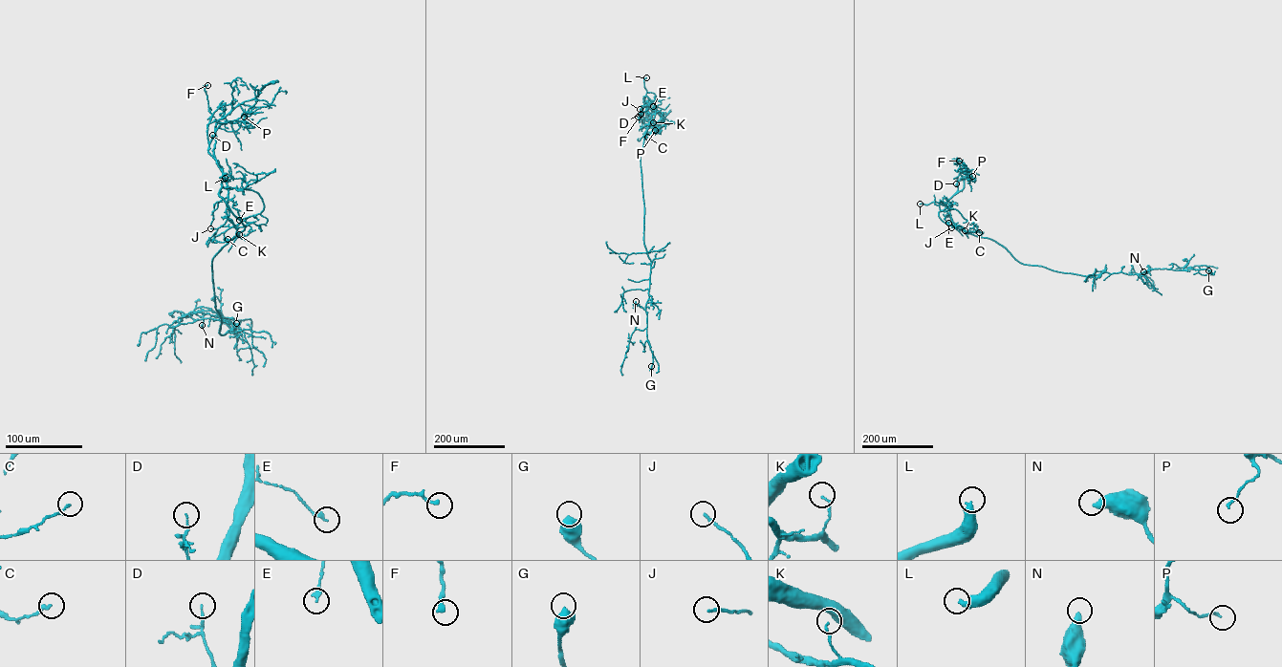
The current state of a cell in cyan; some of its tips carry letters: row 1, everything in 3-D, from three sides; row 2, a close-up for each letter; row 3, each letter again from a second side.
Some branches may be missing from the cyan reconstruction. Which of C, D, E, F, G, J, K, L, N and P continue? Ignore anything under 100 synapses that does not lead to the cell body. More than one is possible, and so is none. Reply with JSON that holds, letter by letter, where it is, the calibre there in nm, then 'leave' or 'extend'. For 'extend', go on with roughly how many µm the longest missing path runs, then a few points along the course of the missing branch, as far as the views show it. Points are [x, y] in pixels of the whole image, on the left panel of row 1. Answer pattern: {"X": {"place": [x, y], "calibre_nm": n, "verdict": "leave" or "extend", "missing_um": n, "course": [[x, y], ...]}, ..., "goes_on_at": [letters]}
{"C": {"place": [228, 239], "calibre_nm": 190, "verdict": "leave"}, "D": {"place": [212, 135], "calibre_nm": 110, "verdict": "leave"}, "E": {"place": [239, 220], "calibre_nm": 220, "verdict": "leave"}, "F": {"place": [207, 85], "calibre_nm": 240, "verdict": "leave"}, "G": {"place": [236, 323], "calibre_nm": 550, "verdict": "leave"}, "J": {"place": [210, 228], "calibre_nm": 150, "verdict": "leave"}, "K": {"place": [239, 234], "calibre_nm": 110, "verdict": "leave"}, "L": {"place": [225, 178], "calibre_nm": 400, "verdict": "extend", "missing_um": 15}, "N": {"place": [202, 325], "calibre_nm": 420, "verdict": "leave"}, "P": {"place": [244, 117], "calibre_nm": 120, "verdict": "leave"}, "goes_on_at": ["L"]}

